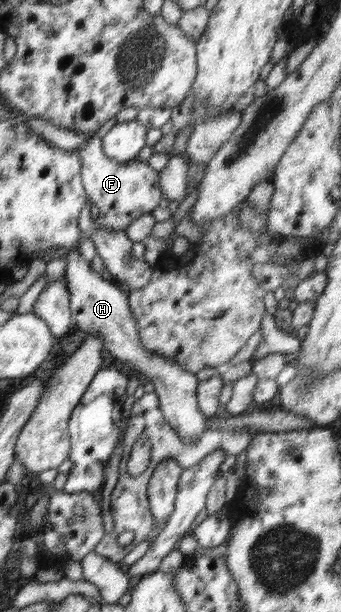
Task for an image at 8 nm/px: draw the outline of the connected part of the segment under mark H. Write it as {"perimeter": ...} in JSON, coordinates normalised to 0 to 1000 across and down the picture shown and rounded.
{"perimeter":[[[226,407],[191,420],[199,431],[182,453],[194,453],[205,479],[205,510],[229,539],[299,551],[305,575],[320,592],[337,588],[358,595],[381,595],[393,608],[416,611],[422,624],[452,629],[478,681],[507,701],[516,701],[531,717],[548,724],[584,717],[584,712],[610,699],[607,680],[584,668],[578,658],[581,618],[563,611],[566,608],[534,603],[510,588],[434,578],[411,562],[399,523],[381,510],[372,480],[352,467],[299,456],[293,446],[273,443],[264,430],[238,422]]]}

